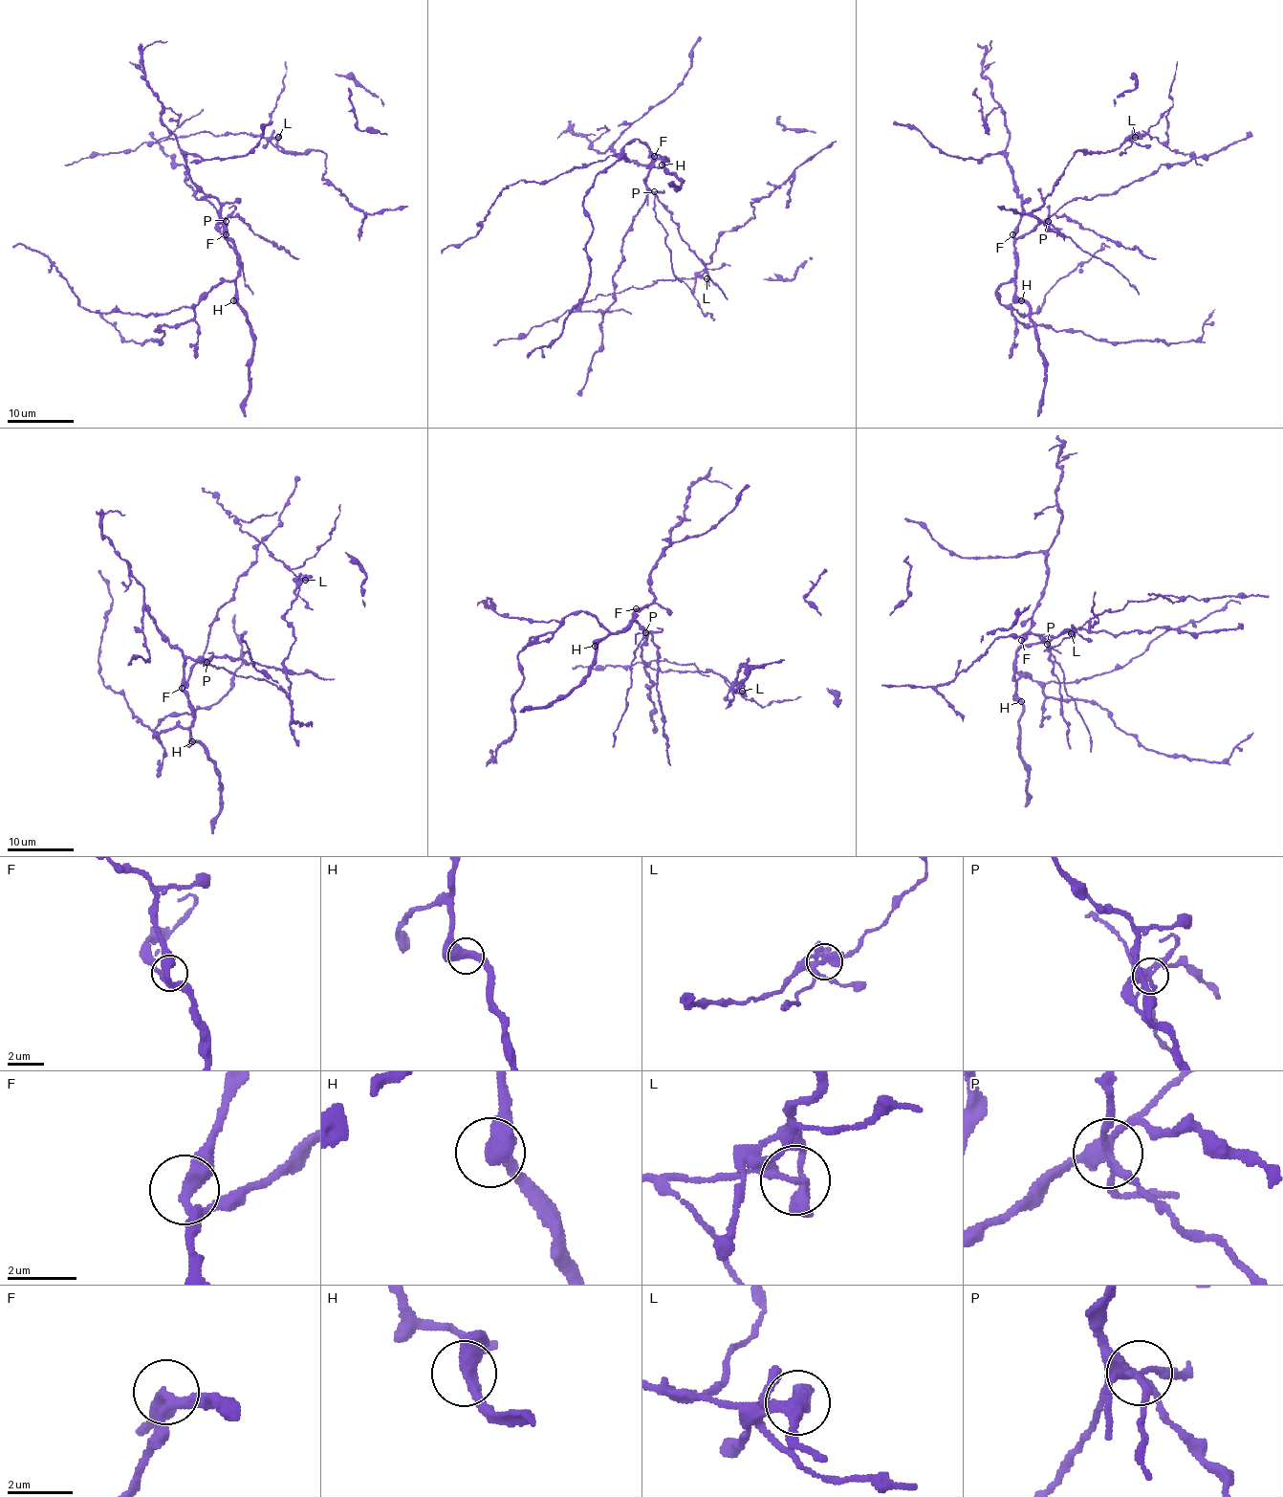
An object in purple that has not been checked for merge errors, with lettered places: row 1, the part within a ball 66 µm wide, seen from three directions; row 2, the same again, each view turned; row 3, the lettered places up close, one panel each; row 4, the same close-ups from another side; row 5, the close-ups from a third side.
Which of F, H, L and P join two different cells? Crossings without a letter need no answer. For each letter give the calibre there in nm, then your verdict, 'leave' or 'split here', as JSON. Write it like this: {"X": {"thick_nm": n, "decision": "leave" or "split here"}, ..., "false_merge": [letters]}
{"F": {"thick_nm": 320, "decision": "leave"}, "H": {"thick_nm": 440, "decision": "leave"}, "L": {"thick_nm": 360, "decision": "split here"}, "P": {"thick_nm": 320, "decision": "split here"}, "false_merge": ["L", "P"]}

